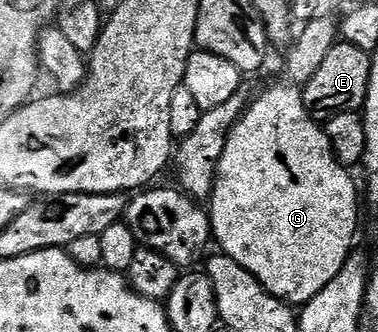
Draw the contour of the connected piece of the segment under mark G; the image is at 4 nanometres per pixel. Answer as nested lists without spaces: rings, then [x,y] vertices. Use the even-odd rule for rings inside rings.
[[[278,83],[275,87],[268,88],[263,95],[255,94],[246,112],[238,118],[237,125],[230,131],[228,141],[224,145],[224,153],[218,162],[218,176],[214,178],[214,192],[211,193],[208,200],[213,242],[222,246],[219,247],[221,254],[232,257],[232,261],[248,269],[248,273],[252,273],[252,277],[260,281],[265,291],[272,293],[278,299],[283,299],[285,303],[305,305],[308,301],[312,301],[312,297],[316,297],[316,293],[320,293],[320,289],[324,289],[324,285],[328,285],[328,281],[332,281],[332,277],[336,277],[336,273],[340,273],[344,261],[355,246],[354,230],[358,227],[358,191],[360,195],[360,187],[359,184],[358,187],[354,184],[354,179],[350,174],[351,172],[337,159],[333,145],[325,130],[320,126],[319,120],[308,113],[302,100],[301,86],[293,87],[290,83]]]

